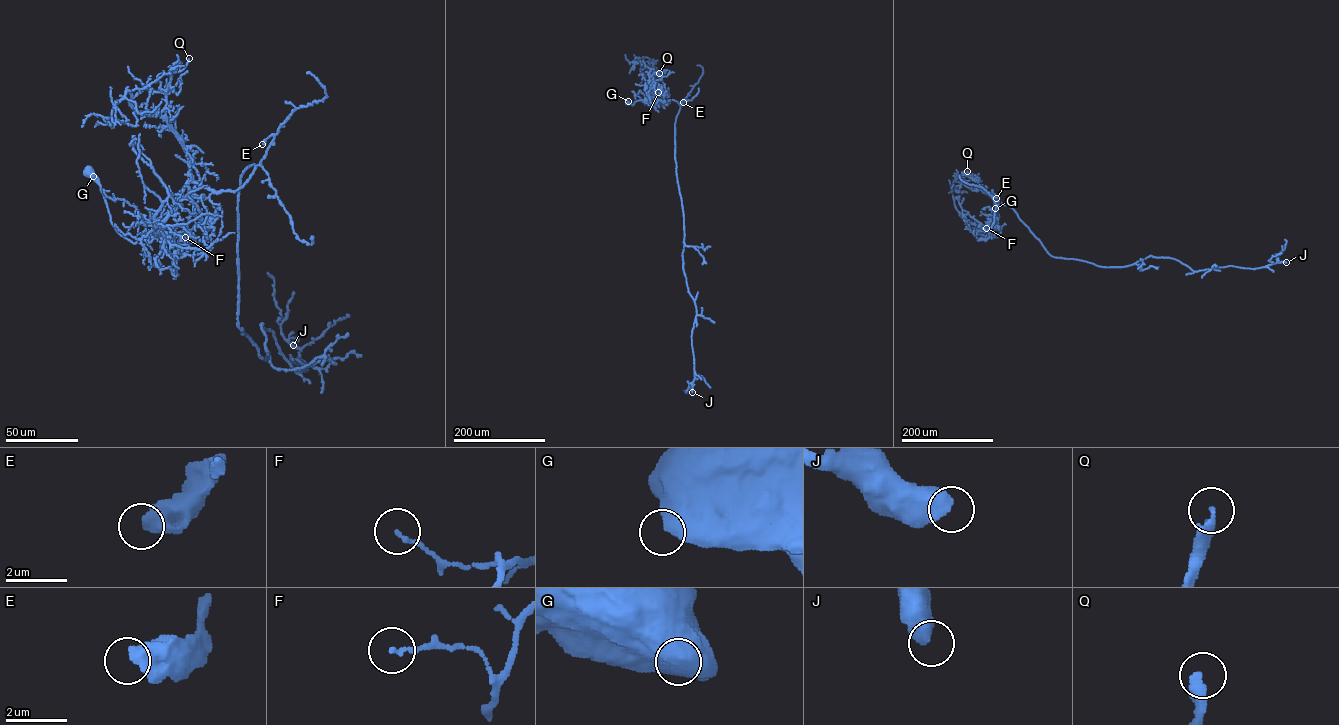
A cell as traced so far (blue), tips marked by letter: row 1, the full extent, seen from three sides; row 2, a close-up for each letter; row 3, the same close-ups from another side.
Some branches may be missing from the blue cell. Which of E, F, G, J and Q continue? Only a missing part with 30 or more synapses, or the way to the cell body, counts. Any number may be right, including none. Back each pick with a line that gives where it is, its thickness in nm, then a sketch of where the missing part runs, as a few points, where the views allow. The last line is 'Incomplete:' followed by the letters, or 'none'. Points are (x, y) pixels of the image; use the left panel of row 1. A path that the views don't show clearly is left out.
Q: Place: (189, 58). Thickness 320 nm. Course of what is missing: (189, 58), (187, 53), (164, 39)
Incomplete: Q

